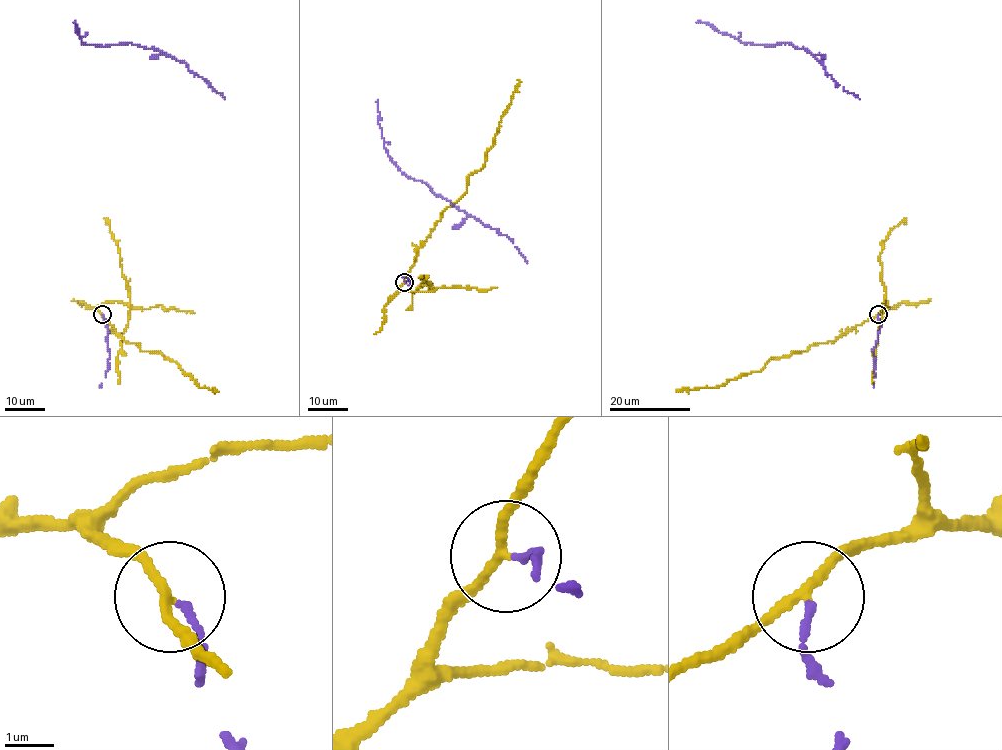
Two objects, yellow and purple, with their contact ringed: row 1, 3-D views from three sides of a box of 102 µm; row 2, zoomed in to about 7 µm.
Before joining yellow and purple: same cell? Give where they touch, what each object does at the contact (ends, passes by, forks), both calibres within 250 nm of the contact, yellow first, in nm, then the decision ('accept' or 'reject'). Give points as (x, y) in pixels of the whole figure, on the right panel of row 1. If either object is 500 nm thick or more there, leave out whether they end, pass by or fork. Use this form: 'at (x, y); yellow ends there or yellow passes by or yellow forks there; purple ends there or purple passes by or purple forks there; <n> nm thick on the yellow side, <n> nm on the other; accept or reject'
at (878, 314); yellow passes by; purple ends there; 180 nm thick on the yellow side, 130 nm on the other; reject

